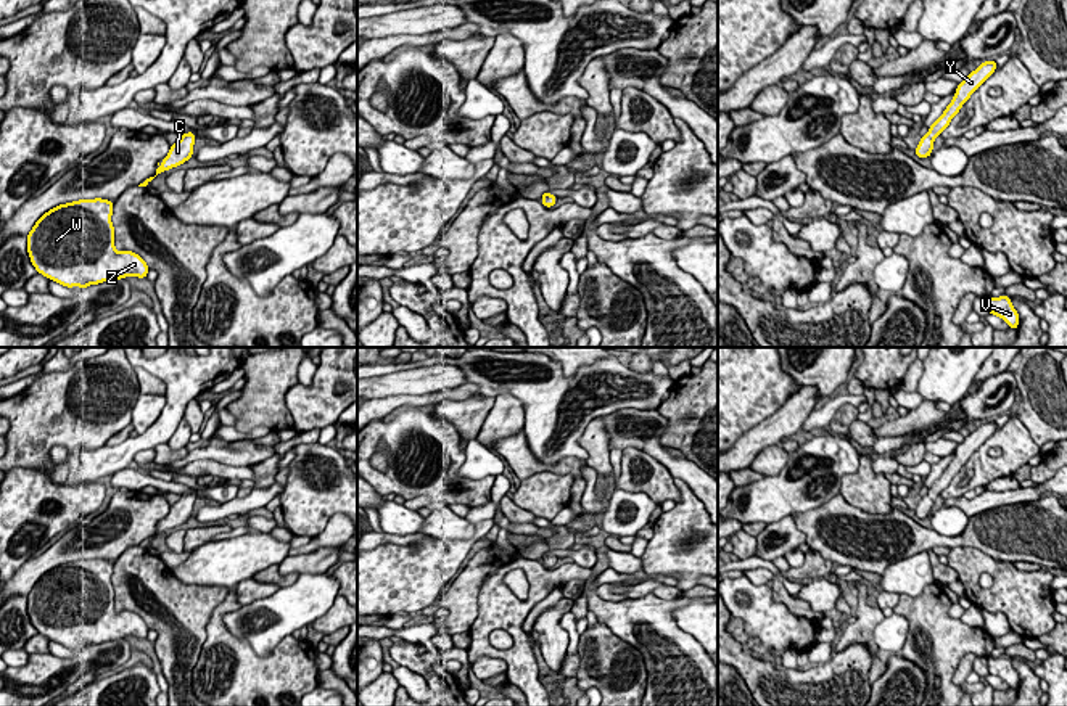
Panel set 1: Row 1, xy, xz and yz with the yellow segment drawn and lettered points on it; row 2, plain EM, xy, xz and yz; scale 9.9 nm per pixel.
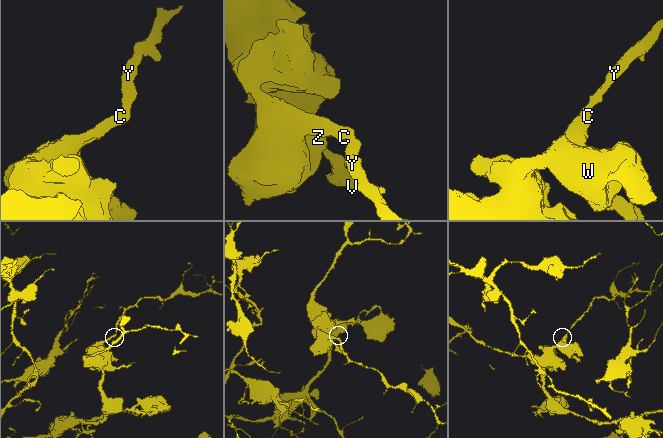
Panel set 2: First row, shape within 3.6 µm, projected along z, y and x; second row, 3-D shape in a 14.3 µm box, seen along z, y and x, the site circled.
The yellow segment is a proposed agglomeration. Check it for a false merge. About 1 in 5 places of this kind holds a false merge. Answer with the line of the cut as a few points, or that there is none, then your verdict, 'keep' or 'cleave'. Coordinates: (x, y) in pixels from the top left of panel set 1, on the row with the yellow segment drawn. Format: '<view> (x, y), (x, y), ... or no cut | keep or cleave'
no cut | keep

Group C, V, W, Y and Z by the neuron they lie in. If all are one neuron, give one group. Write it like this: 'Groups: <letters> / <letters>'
Groups: C V W Y Z

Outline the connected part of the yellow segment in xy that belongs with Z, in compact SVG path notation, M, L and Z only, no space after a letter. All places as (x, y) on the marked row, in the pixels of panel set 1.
M95 198L60 204L27 235L27 252L40 275L66 288L127 278L146 278L146 262L132 251L117 252L113 201Z

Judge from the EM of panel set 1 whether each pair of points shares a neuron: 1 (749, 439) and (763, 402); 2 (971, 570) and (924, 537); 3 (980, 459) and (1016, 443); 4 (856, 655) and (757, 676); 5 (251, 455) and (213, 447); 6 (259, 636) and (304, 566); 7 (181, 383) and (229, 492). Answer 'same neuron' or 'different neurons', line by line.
1: different neurons
2: different neurons
3: same neuron
4: same neuron
5: same neuron
6: different neurons
7: different neurons

